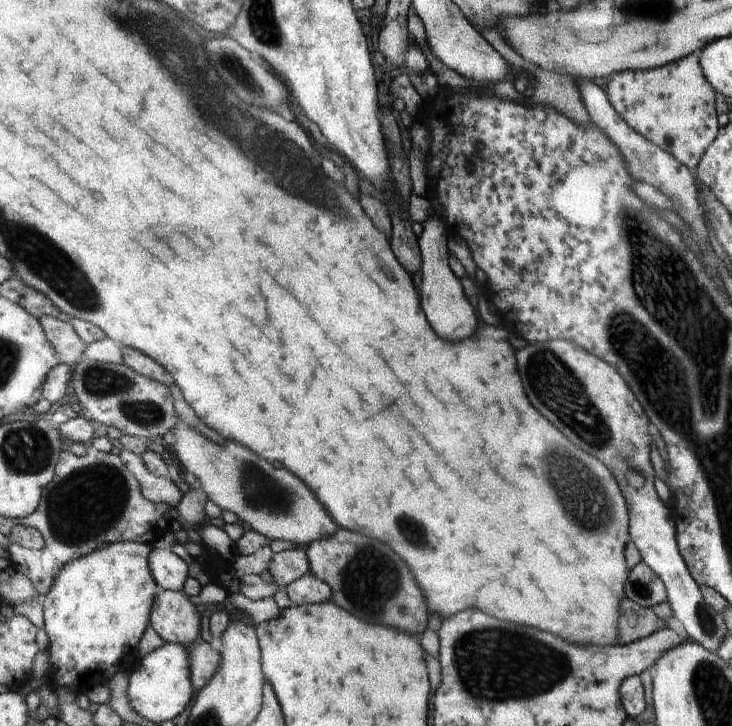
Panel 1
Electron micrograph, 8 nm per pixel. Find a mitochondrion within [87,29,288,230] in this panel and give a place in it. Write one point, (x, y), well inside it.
(230, 63)

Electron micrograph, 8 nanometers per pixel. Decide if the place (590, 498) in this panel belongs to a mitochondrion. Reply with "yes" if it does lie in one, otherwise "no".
yes

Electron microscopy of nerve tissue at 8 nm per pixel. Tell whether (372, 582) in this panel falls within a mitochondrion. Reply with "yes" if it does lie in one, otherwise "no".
yes

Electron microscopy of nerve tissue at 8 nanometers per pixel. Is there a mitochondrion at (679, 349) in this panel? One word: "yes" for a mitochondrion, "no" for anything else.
yes

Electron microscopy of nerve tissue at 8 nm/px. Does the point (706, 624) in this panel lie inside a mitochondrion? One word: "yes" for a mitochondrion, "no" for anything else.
yes

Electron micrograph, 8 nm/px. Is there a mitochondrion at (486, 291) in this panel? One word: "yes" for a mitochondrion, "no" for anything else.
no

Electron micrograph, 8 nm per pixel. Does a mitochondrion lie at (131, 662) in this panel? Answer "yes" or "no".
no

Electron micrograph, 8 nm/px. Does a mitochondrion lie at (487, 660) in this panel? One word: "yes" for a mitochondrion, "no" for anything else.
yes

